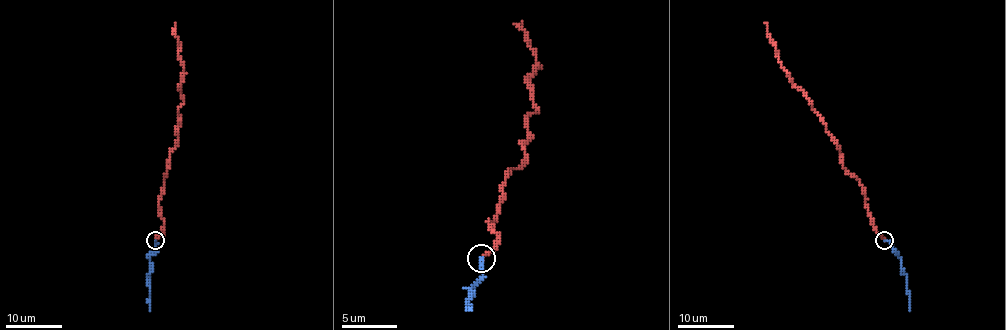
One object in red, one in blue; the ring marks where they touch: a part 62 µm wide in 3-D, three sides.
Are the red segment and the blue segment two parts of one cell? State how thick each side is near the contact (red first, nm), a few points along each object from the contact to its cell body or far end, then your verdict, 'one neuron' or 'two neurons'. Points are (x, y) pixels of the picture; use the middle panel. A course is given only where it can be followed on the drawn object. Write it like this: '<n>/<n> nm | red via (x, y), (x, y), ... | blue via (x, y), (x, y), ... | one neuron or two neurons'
200/200 nm | red via (480, 257), (497, 243), (488, 221), (505, 177), (522, 163), (536, 110), (536, 54), (522, 21) | blue via (480, 257), (483, 274), (472, 285), (474, 294), (469, 305), (472, 310) | one neuron

